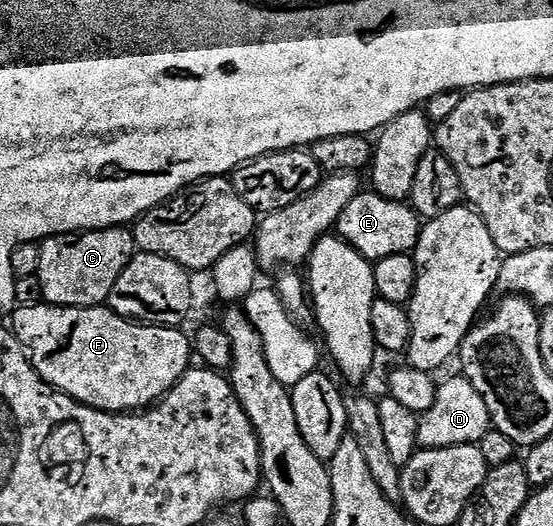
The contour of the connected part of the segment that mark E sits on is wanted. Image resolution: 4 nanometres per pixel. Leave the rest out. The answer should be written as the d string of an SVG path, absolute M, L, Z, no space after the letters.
M374 190L360 191L359 195L345 206L339 215L338 235L372 262L384 260L393 254L414 253L415 243L419 241L421 217L410 203L402 200L390 200Z

